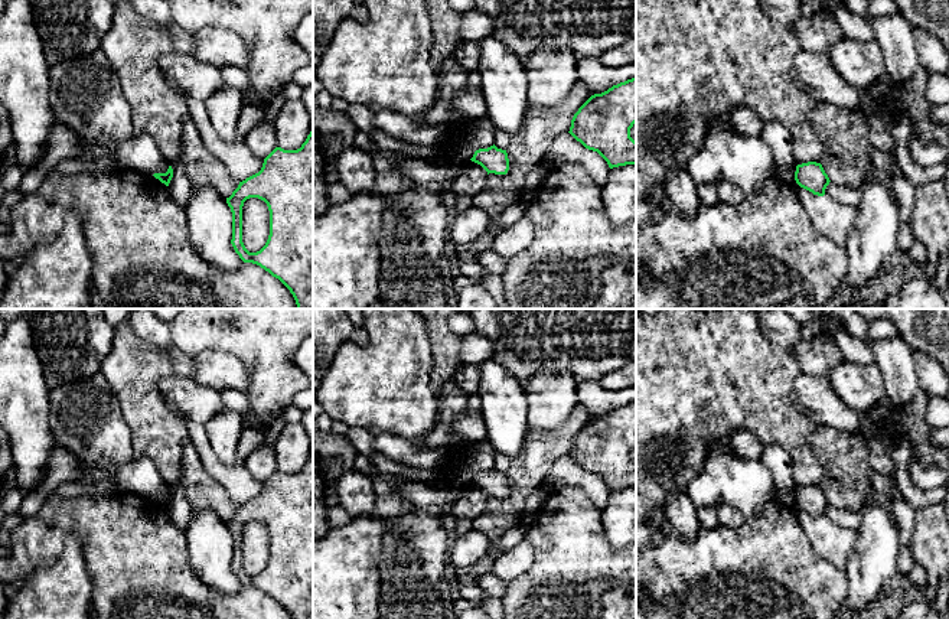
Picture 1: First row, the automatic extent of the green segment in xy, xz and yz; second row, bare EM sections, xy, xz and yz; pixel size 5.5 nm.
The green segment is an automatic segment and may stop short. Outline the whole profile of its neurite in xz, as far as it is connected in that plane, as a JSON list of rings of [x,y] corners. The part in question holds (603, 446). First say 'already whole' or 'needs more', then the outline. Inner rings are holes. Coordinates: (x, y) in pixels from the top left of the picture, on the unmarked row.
already whole; [[[636,401],[613,408],[601,417],[591,418],[574,437],[570,457],[586,472],[597,475],[610,492],[635,488],[636,465],[630,452],[636,446]]]

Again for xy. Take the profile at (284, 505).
already whole; [[[313,452],[297,473],[275,470],[258,496],[239,505],[226,527],[232,535],[231,567],[239,581],[268,594],[293,619],[313,619]],[[250,521],[264,524],[270,534],[270,558],[257,576],[250,576],[242,566],[242,530]]]

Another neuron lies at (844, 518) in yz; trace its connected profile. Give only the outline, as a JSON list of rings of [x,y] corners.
[[[829,505],[829,508],[826,509],[824,519],[828,519],[828,521],[831,521],[842,528],[849,528],[854,531],[858,531],[861,527],[860,512],[839,509],[839,508],[835,508],[832,505]]]

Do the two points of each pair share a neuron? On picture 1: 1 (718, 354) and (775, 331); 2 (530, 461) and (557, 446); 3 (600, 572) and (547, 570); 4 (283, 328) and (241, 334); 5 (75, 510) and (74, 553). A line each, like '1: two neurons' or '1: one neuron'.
1: two neurons
2: one neuron
3: one neuron
4: one neuron
5: two neurons

